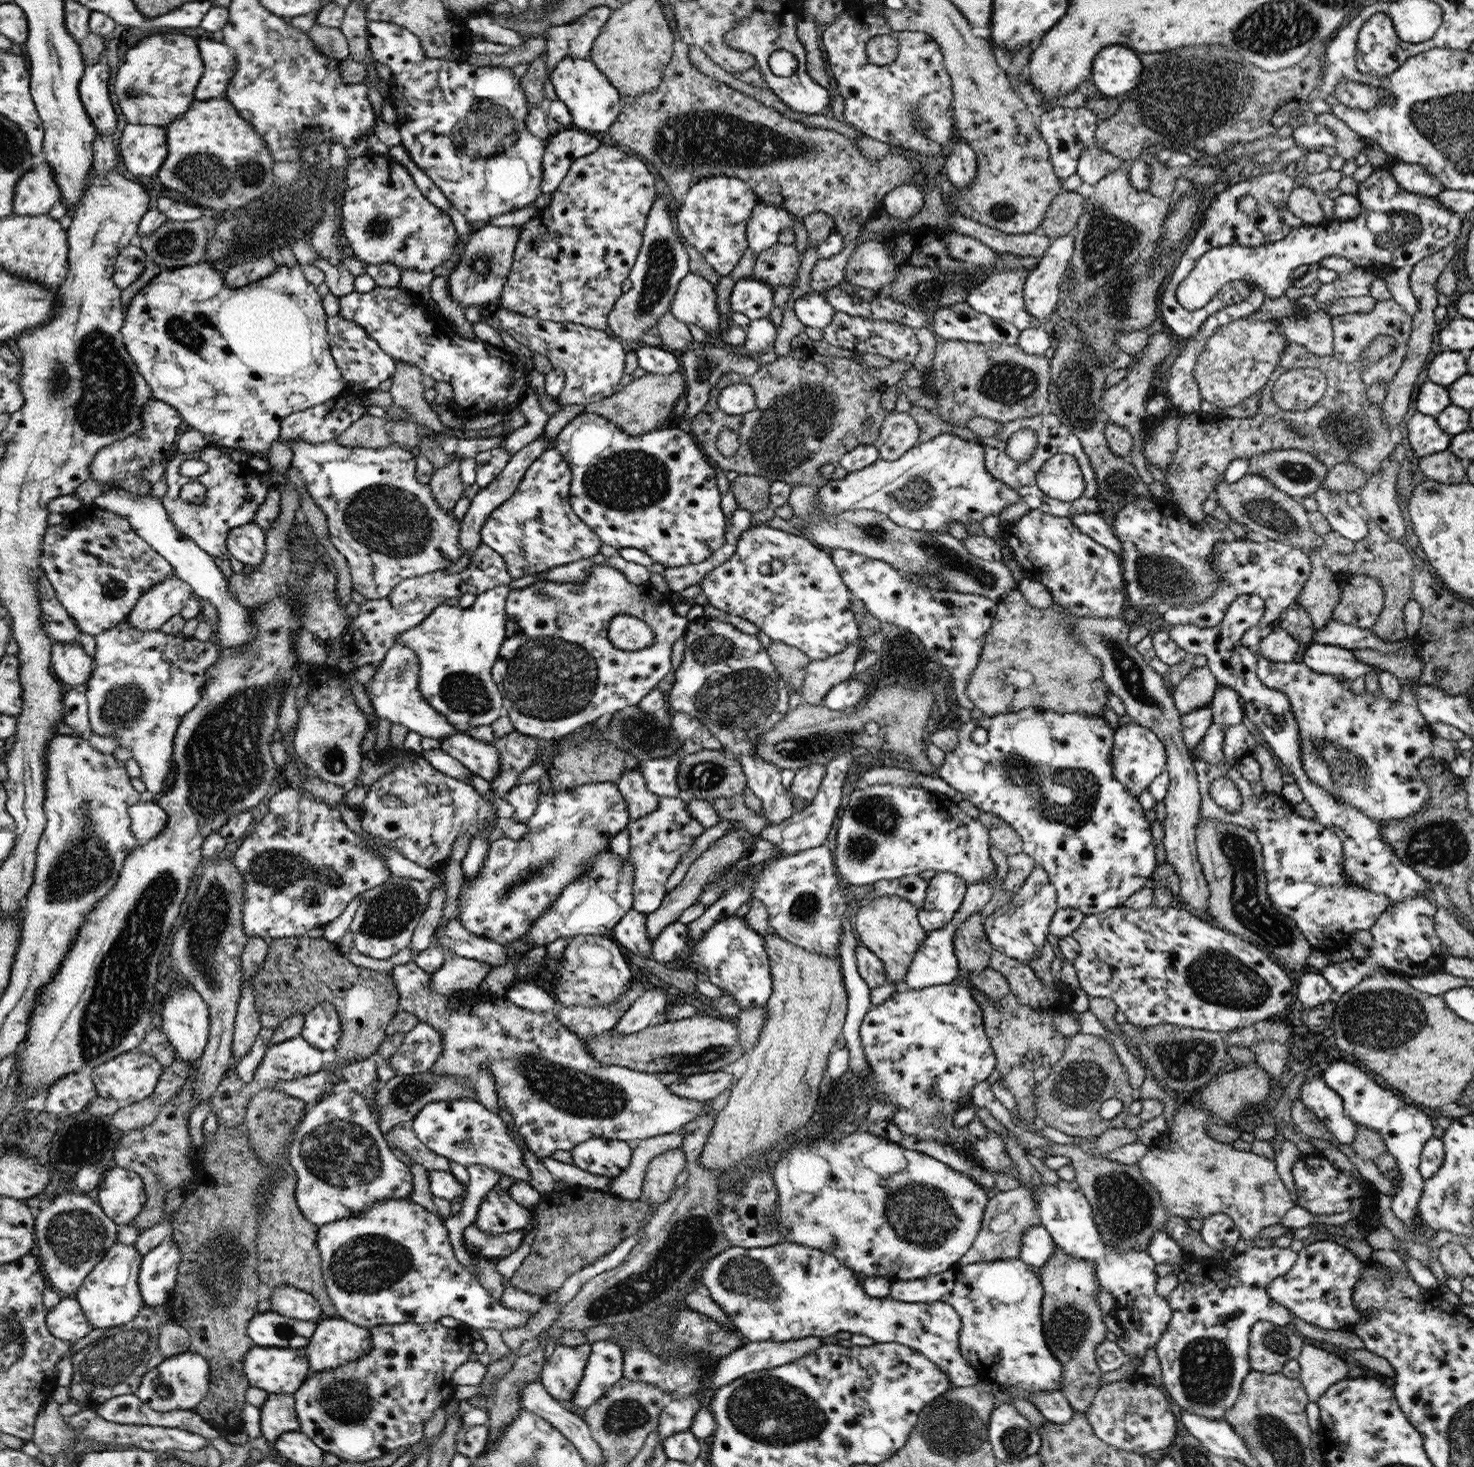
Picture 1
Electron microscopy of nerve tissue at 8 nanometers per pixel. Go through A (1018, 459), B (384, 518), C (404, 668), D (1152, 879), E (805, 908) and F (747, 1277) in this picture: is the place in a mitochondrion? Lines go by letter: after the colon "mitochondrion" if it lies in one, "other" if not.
A: other
B: mitochondrion
C: mitochondrion
D: other
E: mitochondrion
F: mitochondrion

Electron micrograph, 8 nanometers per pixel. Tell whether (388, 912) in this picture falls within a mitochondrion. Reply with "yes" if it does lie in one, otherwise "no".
yes

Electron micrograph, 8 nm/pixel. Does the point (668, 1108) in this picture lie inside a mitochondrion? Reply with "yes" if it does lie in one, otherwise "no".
no

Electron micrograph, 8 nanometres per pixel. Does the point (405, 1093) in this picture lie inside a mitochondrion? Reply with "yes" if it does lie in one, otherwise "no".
yes

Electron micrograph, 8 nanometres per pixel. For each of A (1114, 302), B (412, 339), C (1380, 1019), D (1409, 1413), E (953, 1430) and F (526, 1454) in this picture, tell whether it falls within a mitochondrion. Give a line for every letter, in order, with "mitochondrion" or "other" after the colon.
A: mitochondrion
B: other
C: mitochondrion
D: other
E: mitochondrion
F: mitochondrion

